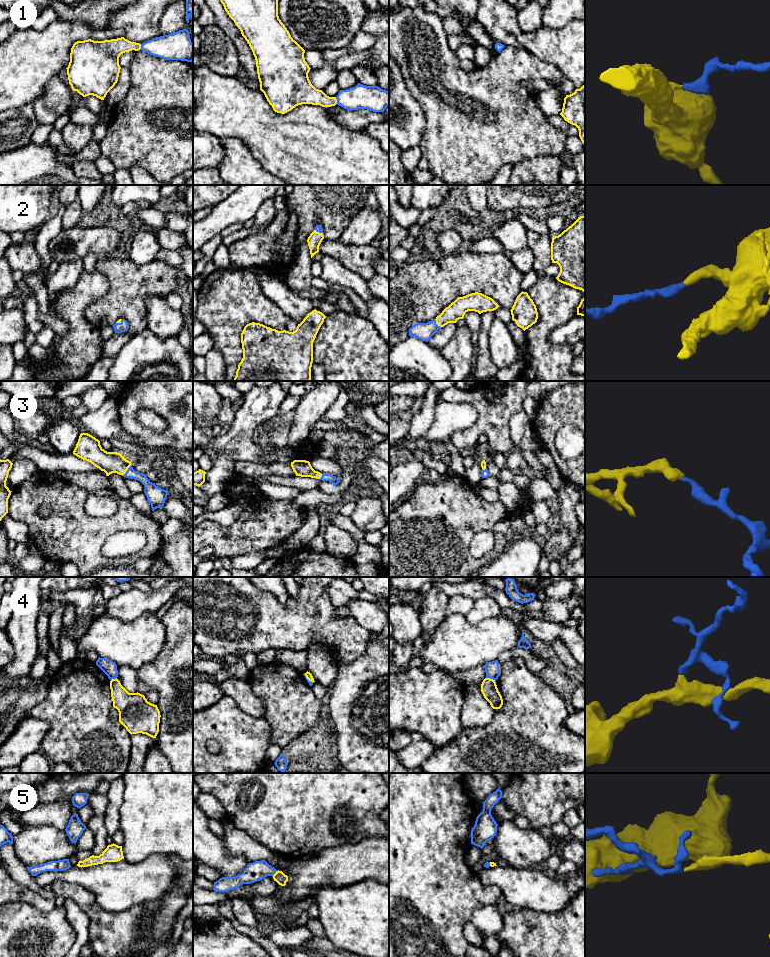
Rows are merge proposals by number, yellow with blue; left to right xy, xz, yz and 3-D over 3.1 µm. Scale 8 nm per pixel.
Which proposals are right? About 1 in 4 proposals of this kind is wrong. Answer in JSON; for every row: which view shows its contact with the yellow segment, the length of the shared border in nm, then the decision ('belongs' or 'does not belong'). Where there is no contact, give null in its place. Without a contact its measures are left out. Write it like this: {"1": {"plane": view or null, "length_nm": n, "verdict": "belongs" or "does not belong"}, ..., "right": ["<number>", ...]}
{"1": {"plane": "xz", "length_nm": 60, "verdict": "belongs"}, "2": {"plane": "yz", "length_nm": 90, "verdict": "belongs"}, "3": {"plane": "xy", "length_nm": 100, "verdict": "belongs"}, "4": {"plane": "yz", "length_nm": 80, "verdict": "belongs"}, "5": {"plane": "xz", "length_nm": 50, "verdict": "belongs"}, "right": ["1", "2", "3", "4", "5"]}

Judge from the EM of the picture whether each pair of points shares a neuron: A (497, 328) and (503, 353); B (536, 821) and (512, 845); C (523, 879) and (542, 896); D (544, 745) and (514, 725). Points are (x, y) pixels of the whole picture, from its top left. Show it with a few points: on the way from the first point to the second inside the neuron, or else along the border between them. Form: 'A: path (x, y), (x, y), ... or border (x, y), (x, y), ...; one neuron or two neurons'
A: path (499, 334), (502, 347); one neuron
B: border (532, 828), (538, 830); two neurons
C: path (528, 884), (537, 892); one neuron
D: path (537, 745), (521, 732); one neuron

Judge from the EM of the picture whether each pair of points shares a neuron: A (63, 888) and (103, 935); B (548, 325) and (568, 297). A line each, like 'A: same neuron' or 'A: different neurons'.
A: same neuron
B: same neuron

